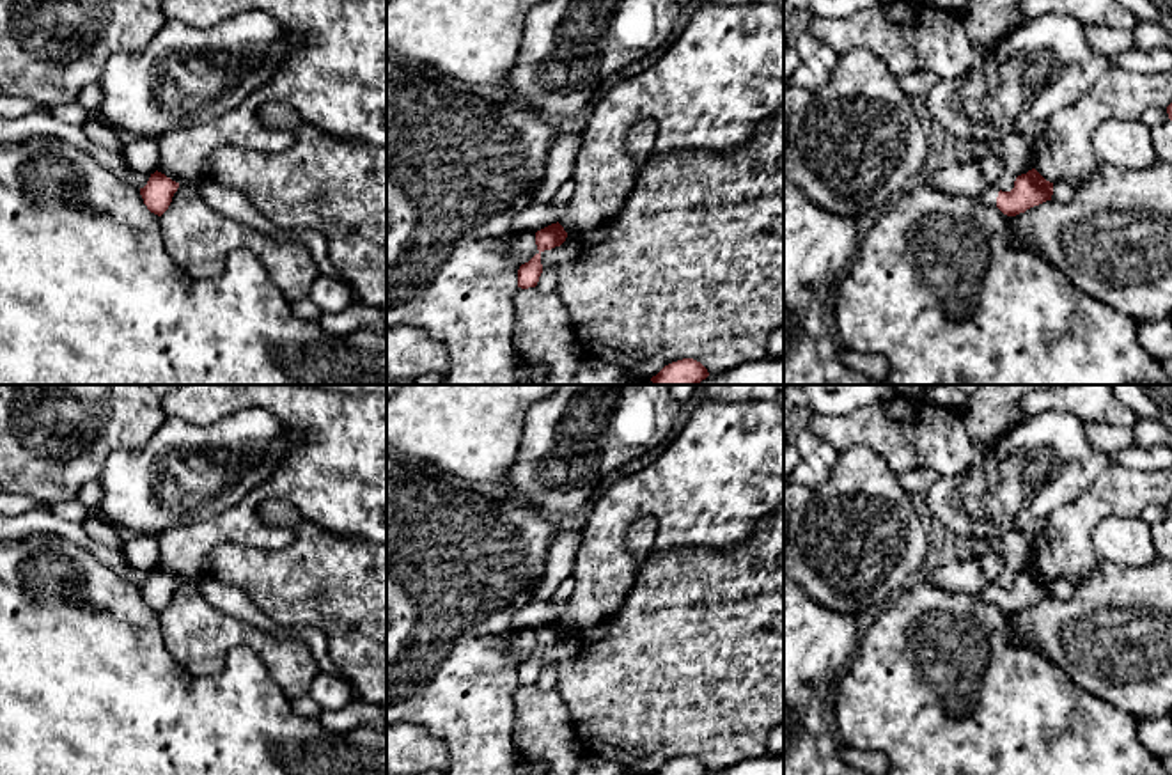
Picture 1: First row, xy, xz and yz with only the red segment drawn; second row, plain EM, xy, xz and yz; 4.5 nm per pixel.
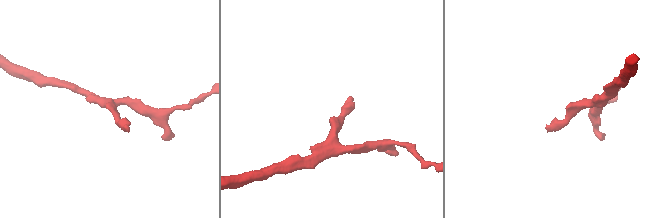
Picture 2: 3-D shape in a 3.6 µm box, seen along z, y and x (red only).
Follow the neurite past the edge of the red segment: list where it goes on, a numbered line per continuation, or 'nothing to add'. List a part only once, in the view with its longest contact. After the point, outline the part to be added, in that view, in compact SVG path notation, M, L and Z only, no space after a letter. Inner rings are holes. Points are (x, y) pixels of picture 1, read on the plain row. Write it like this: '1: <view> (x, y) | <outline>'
1: yz (990, 591) | M996 582L988 583L988 585L979 592L979 596L981 596L984 601L988 601L988 603L996 605L998 589L1000 589L1000 587L998 587Z

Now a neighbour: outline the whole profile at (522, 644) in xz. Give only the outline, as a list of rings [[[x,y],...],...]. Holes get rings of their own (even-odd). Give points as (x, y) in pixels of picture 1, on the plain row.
[[[520,628],[511,635],[509,651],[518,658],[518,661],[528,660],[535,651],[539,651],[535,642],[535,631],[530,628]]]

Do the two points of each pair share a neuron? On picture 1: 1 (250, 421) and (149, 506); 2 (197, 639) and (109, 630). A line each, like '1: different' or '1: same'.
1: same
2: different

